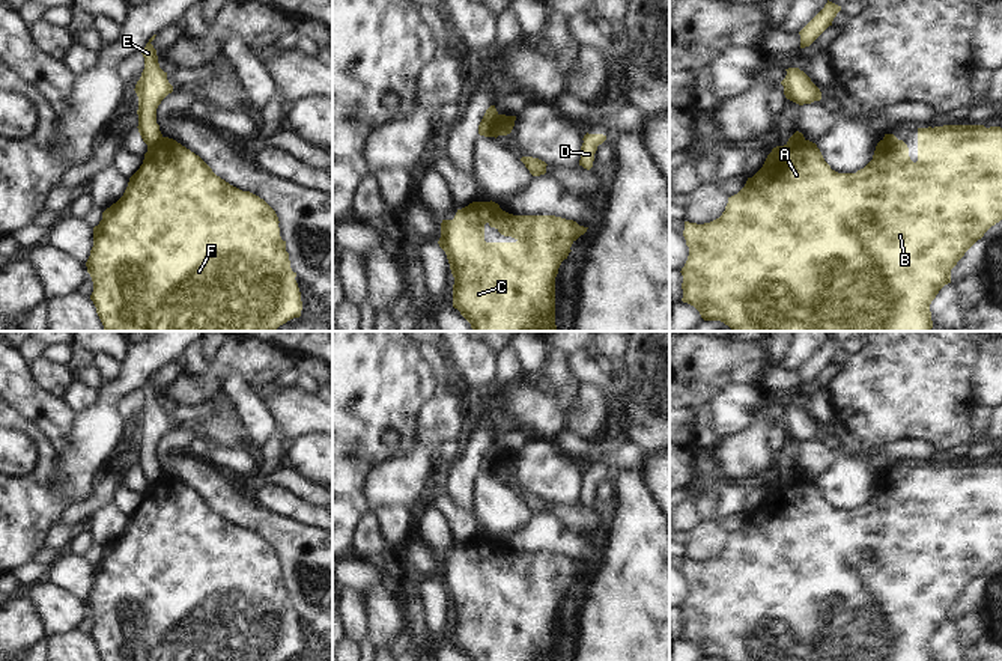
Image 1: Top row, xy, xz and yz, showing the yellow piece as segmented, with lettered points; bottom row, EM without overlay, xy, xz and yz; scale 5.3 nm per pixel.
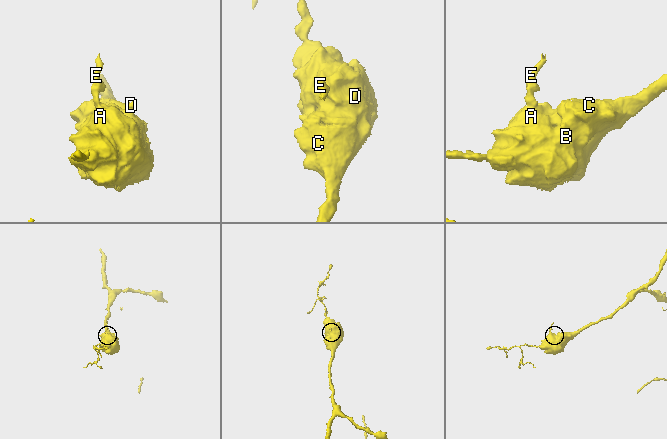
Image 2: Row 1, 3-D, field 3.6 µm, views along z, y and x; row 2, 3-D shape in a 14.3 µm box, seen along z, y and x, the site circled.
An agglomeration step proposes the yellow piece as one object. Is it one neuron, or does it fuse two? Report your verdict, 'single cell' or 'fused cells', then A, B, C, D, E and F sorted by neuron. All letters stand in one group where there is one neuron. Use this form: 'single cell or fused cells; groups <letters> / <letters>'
fused cells; groups A B C D F / E

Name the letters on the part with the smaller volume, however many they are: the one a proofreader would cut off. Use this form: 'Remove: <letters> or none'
Remove: E

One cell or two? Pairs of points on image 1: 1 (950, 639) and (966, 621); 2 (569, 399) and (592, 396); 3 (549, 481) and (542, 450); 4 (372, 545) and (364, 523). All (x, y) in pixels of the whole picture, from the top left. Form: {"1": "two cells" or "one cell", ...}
{"1": "two cells", "2": "two cells", "3": "one cell", "4": "one cell"}

